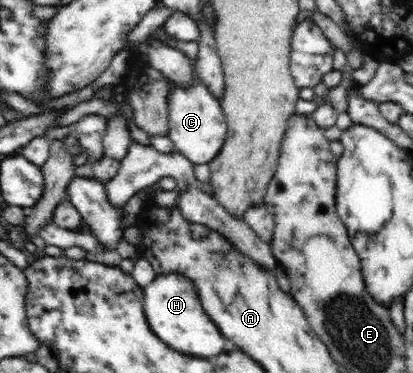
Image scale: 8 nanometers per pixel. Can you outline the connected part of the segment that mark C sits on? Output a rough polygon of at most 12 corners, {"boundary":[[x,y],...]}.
{"boundary":[[196,78],[173,84],[169,138],[194,166],[221,151],[221,102]]}

